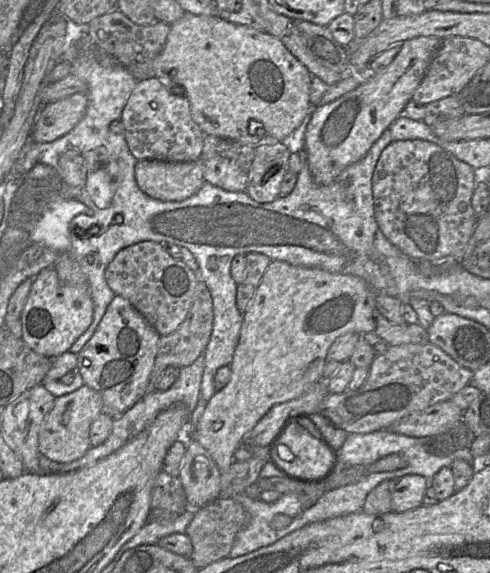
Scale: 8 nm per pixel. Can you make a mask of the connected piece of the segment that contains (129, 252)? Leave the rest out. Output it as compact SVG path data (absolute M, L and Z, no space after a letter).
M141 241L117 252L106 267L105 279L115 295L127 299L163 336L175 331L185 320L200 278L181 259L169 255L160 243Z

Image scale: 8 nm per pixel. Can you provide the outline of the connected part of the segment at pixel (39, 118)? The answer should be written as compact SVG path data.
M83 93L44 104L36 115L30 139L45 143L67 134L84 117L87 105L88 99Z

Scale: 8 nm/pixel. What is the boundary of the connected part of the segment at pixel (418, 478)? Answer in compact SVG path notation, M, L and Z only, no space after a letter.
M409 474L397 480L391 496L392 512L405 512L422 506L428 486L432 487L421 475Z

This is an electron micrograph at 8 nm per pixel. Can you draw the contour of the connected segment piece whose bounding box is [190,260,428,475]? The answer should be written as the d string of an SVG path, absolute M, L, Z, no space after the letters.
M272 260L264 272L255 294L243 313L240 336L235 348L228 383L214 393L205 411L191 431L191 437L205 448L222 473L233 464L234 452L258 421L275 405L300 397L313 384L323 381L327 352L341 335L354 332L374 333L389 345L428 342L421 325L397 325L388 321L376 307L377 292L362 278L331 273L317 267L294 266Z

